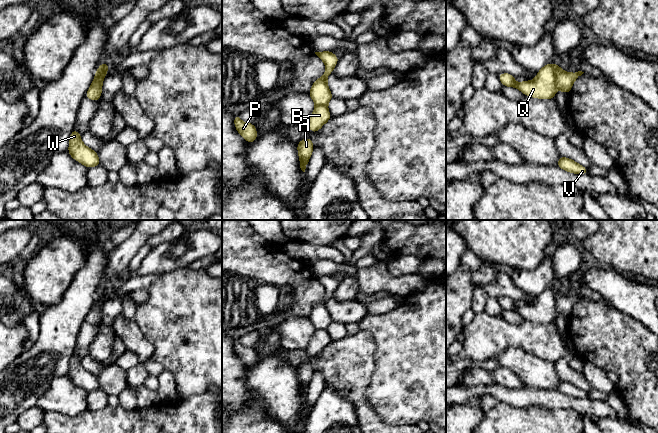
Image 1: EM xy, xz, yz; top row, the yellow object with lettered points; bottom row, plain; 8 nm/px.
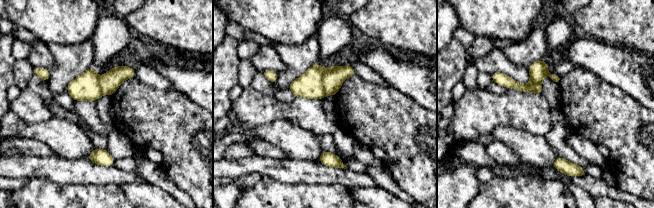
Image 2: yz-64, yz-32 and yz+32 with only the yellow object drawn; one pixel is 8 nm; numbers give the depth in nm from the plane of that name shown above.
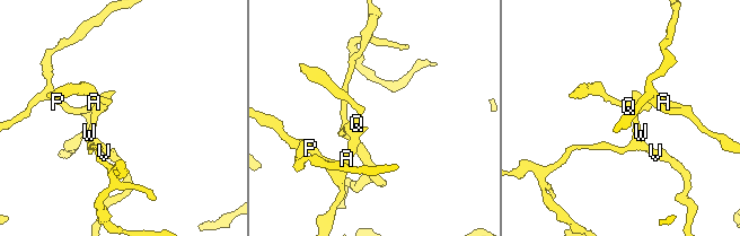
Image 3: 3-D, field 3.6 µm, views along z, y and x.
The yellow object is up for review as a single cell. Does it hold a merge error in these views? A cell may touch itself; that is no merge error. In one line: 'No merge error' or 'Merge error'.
Merge error

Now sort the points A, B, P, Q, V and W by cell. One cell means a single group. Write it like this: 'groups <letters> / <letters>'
groups A B P / Q V W

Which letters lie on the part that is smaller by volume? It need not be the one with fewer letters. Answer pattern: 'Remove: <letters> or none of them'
Remove: A, B, P

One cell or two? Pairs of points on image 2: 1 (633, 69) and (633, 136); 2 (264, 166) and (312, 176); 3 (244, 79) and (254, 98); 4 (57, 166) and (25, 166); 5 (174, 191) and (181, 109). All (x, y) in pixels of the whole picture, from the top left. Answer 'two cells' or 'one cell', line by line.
1: two cells
2: one cell
3: two cells
4: one cell
5: two cells

